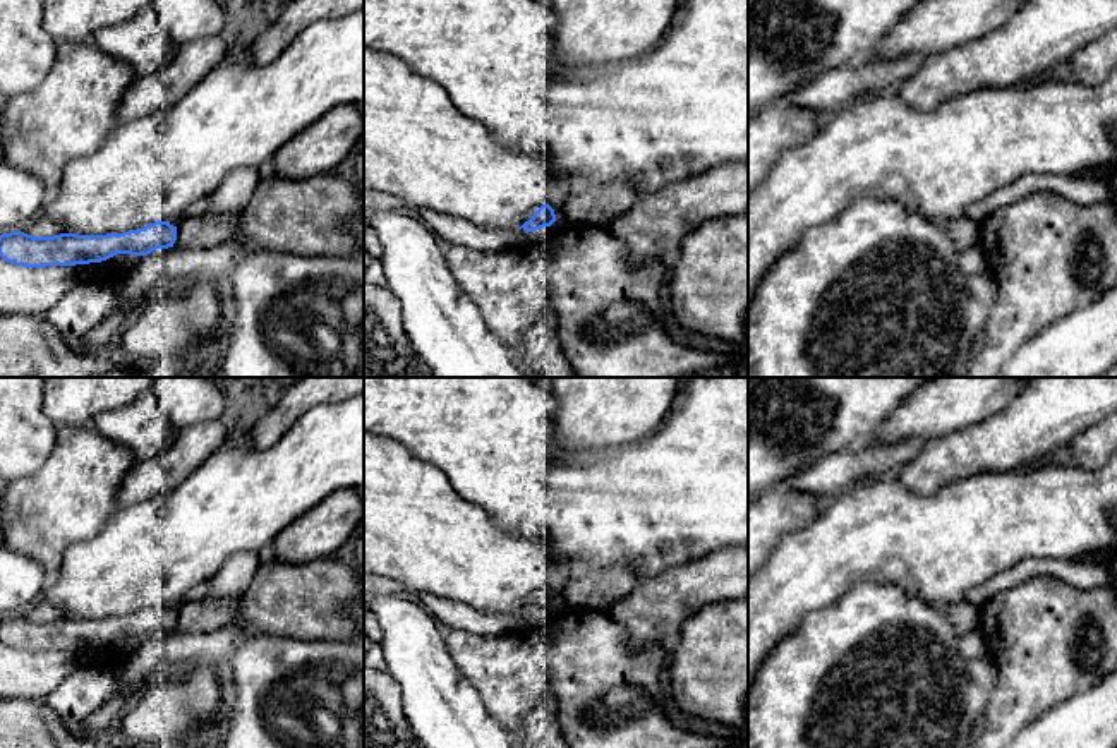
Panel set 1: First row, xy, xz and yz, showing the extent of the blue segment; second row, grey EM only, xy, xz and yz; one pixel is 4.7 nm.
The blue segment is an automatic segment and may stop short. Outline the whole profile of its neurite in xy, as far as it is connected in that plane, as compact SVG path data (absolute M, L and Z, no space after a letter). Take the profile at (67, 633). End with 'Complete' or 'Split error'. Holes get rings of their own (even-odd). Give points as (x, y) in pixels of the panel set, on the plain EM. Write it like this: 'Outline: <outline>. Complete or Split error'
Outline: M154 606L139 614L106 619L60 618L33 621L24 616L0 619L0 642L15 650L75 650L101 647L117 638L148 640L156 633L173 631L177 611Z. Complete

